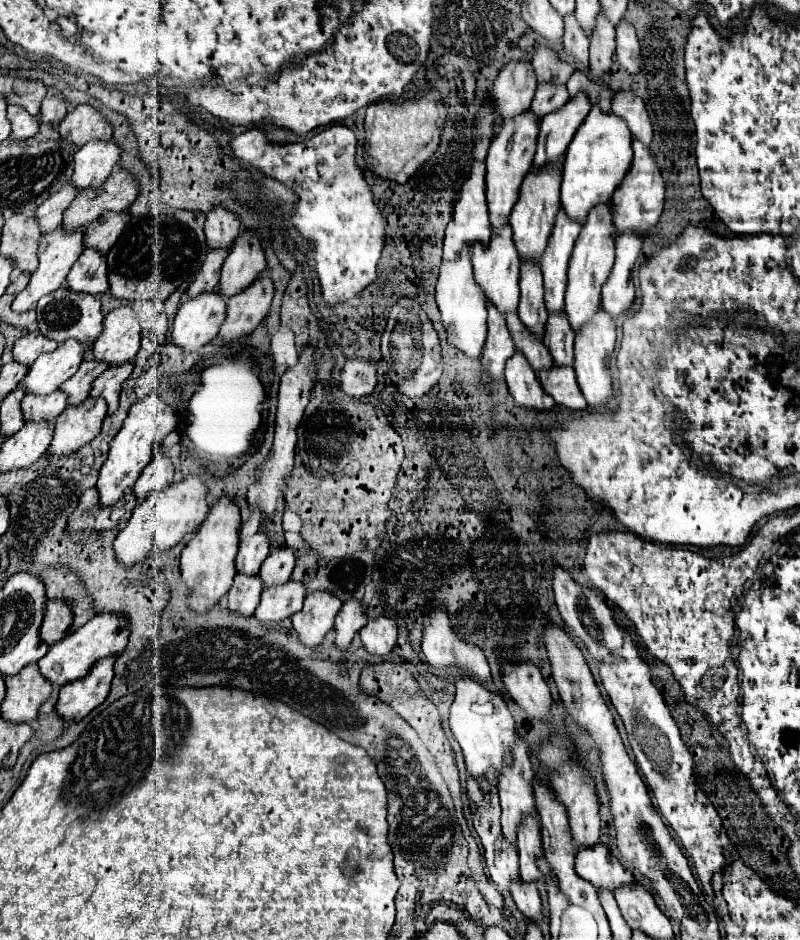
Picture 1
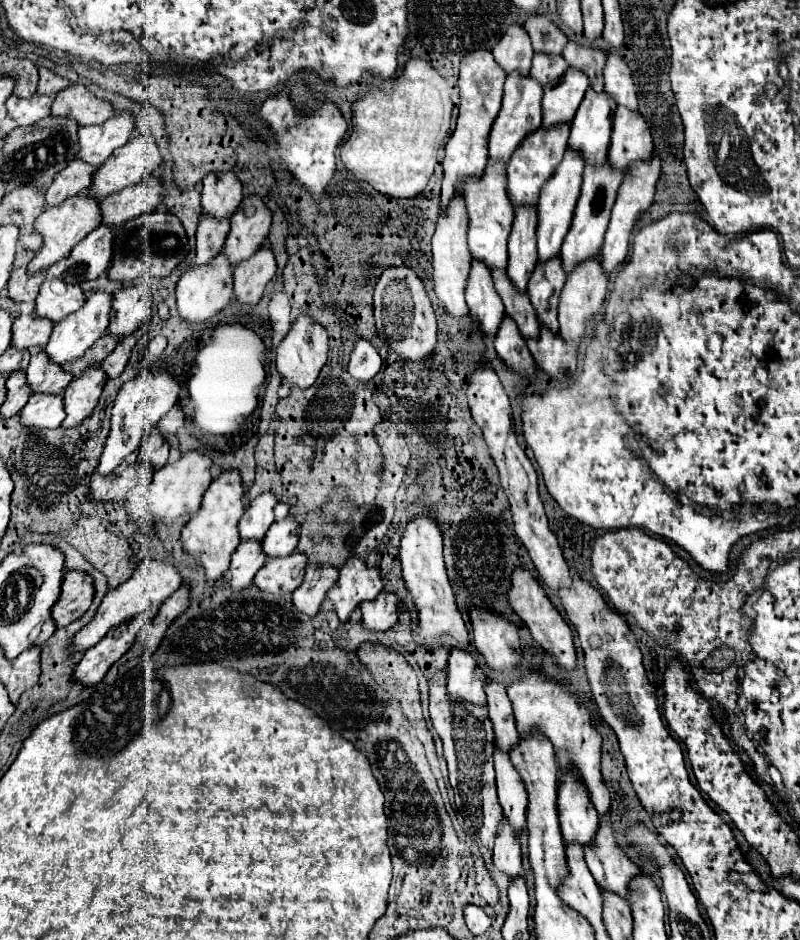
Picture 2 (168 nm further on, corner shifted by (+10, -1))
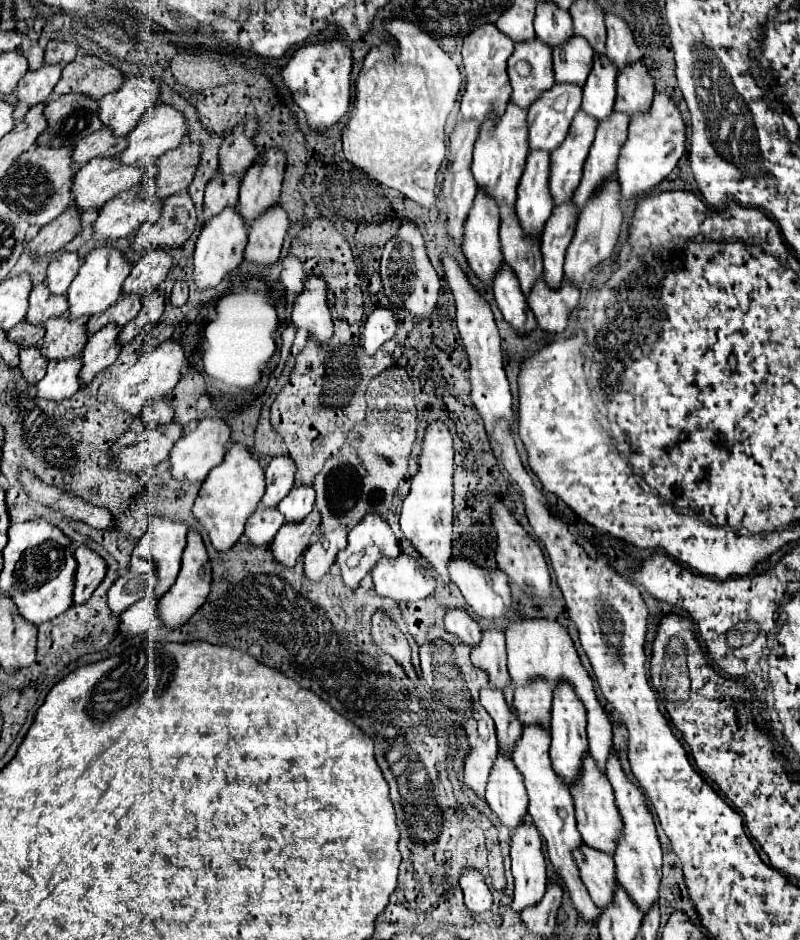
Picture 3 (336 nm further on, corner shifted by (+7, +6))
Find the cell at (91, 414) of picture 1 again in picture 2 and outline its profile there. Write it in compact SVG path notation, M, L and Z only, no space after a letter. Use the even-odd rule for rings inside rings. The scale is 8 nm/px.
M92 367L68 385L68 389L64 391L64 429L72 429L74 425L80 425L86 417L92 415L92 409L96 407L96 401L100 399L106 383L104 377L106 375L100 367Z

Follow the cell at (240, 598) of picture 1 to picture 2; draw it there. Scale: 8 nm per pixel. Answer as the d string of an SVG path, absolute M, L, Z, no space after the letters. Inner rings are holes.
M256 541L240 543L238 549L234 551L232 563L230 563L230 587L232 587L232 591L240 593L248 585L252 585L254 575L262 569L264 563L266 563L266 555L262 553L260 543L256 543Z

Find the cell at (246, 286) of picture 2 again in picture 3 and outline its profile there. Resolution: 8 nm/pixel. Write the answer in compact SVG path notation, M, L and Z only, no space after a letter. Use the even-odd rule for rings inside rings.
M273 206L267 210L267 214L263 214L263 218L255 218L255 222L249 226L249 244L245 248L245 258L251 258L263 266L277 262L287 228L289 218L281 206Z

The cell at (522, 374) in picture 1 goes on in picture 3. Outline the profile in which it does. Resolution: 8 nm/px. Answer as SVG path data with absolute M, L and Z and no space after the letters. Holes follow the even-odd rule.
M507 264L499 266L499 278L493 282L493 292L499 310L503 312L503 318L519 330L519 334L533 330L537 326L535 316L531 314L531 308L527 306L527 298L523 298L523 292L519 290L519 280L511 270L507 270Z

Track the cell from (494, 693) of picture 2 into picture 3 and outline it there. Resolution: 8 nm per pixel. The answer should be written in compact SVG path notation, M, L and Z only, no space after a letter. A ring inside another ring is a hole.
M499 626L481 630L479 646L471 648L471 662L487 672L491 684L495 684L499 690L505 690L505 686L511 682L511 676L507 672L505 638Z

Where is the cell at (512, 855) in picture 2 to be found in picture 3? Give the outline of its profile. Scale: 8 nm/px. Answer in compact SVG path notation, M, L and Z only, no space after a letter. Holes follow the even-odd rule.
M503 750L497 752L493 762L485 798L491 810L499 816L501 824L513 830L527 816L527 794L523 786L523 776L515 770L511 758L503 758Z

